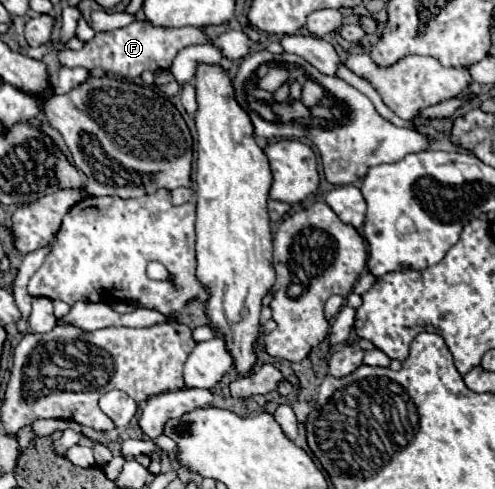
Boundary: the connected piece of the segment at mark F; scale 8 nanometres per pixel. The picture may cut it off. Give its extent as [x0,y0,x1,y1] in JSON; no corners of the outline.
[58,22,206,80]

